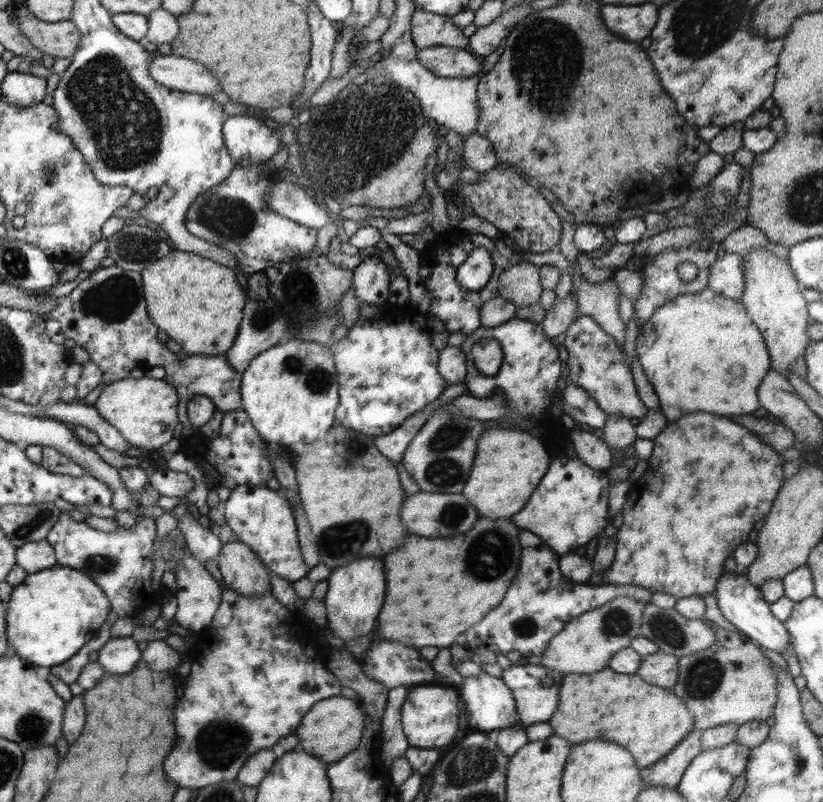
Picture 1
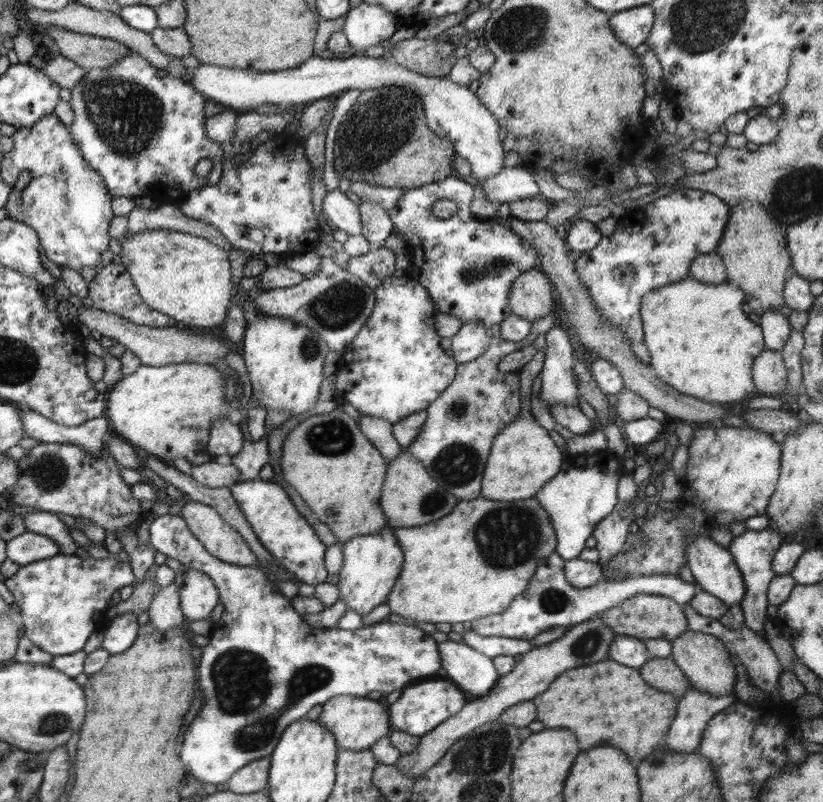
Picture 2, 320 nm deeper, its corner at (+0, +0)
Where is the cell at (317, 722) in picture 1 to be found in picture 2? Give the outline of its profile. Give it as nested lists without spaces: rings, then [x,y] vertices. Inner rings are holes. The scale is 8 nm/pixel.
[[[340,695],[323,704],[318,722],[322,723],[324,728],[328,728],[328,732],[332,732],[340,749],[361,751],[370,749],[375,742],[389,735],[392,727],[388,716],[386,708],[376,700]]]

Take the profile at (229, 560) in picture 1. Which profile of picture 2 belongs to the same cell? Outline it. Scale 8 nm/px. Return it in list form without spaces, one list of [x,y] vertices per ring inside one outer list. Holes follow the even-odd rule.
[[[191,500],[187,503],[185,502],[184,506],[180,509],[180,517],[186,522],[190,532],[204,545],[204,548],[212,556],[228,564],[245,567],[256,566],[255,564],[258,560],[246,544],[246,541],[240,536],[240,533],[224,521],[224,518],[220,516],[215,508]]]

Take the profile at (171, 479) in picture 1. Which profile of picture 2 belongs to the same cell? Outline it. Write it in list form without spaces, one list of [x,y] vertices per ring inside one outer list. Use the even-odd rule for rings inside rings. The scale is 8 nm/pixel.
[[[229,460],[224,462],[209,461],[192,468],[191,478],[207,488],[231,488],[239,483],[240,470]]]

